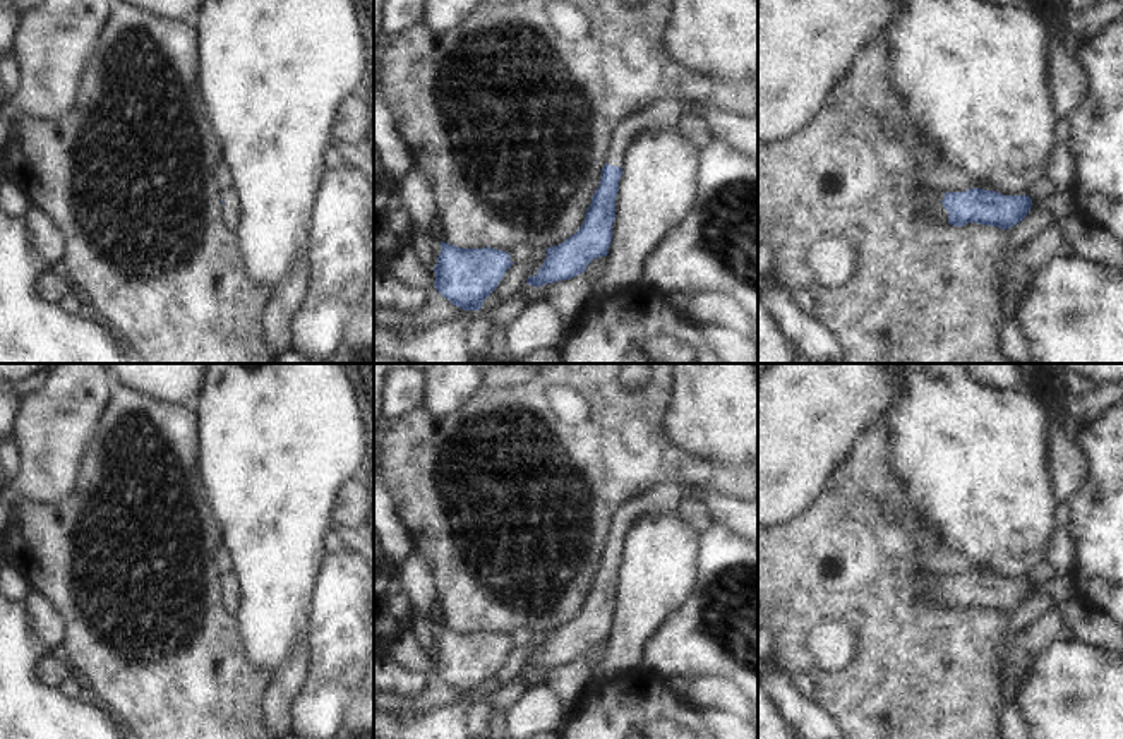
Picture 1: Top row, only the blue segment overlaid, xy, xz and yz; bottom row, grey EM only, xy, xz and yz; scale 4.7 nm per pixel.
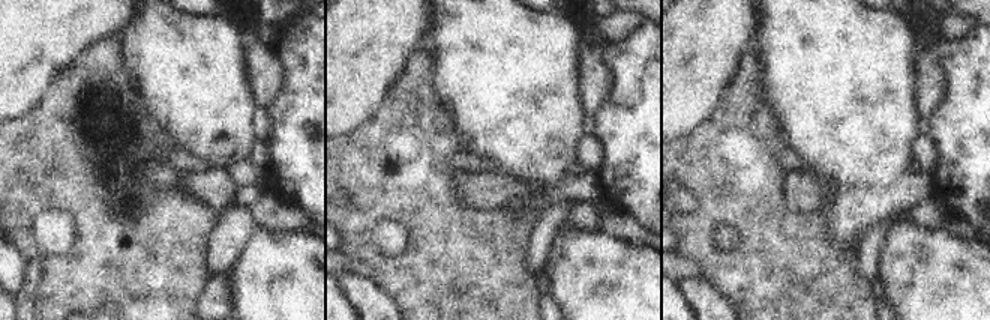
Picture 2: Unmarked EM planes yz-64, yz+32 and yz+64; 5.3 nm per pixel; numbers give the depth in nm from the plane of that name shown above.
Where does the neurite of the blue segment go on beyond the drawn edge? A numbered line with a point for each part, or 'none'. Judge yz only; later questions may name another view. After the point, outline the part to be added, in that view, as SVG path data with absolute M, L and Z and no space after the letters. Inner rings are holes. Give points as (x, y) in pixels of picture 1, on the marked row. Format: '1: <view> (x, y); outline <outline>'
1: yz (940, 215); outline M934 192L934 194L929 197L929 201L931 201L931 204L933 204L933 207L931 207L933 221L938 223L938 225L946 226L946 225L950 225L950 223L948 223L948 211L946 211L945 206L941 204L943 197L945 197L945 192Z

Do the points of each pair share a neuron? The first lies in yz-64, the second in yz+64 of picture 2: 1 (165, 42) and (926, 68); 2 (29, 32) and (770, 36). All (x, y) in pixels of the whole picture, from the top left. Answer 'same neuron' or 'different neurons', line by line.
1: different neurons
2: different neurons

